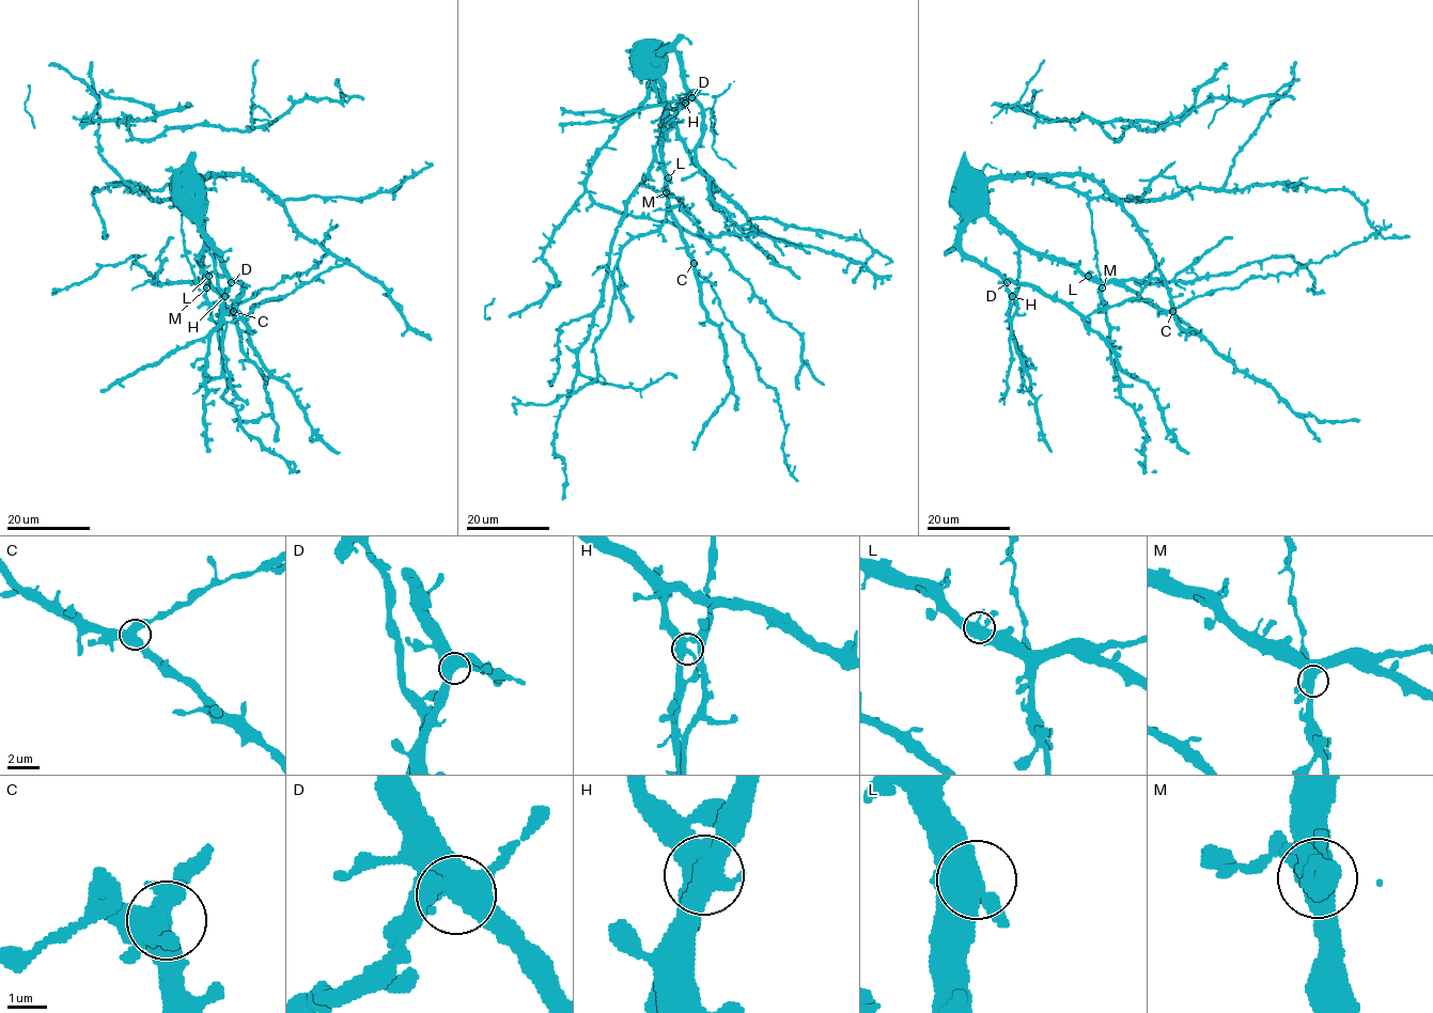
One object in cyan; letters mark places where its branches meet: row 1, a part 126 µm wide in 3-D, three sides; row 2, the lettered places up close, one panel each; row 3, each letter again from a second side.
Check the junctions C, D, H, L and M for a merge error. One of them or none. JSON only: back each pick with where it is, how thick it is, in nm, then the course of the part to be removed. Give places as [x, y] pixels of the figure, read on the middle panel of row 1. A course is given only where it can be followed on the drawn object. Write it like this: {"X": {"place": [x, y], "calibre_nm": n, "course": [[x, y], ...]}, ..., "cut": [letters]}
{"cut": []}

